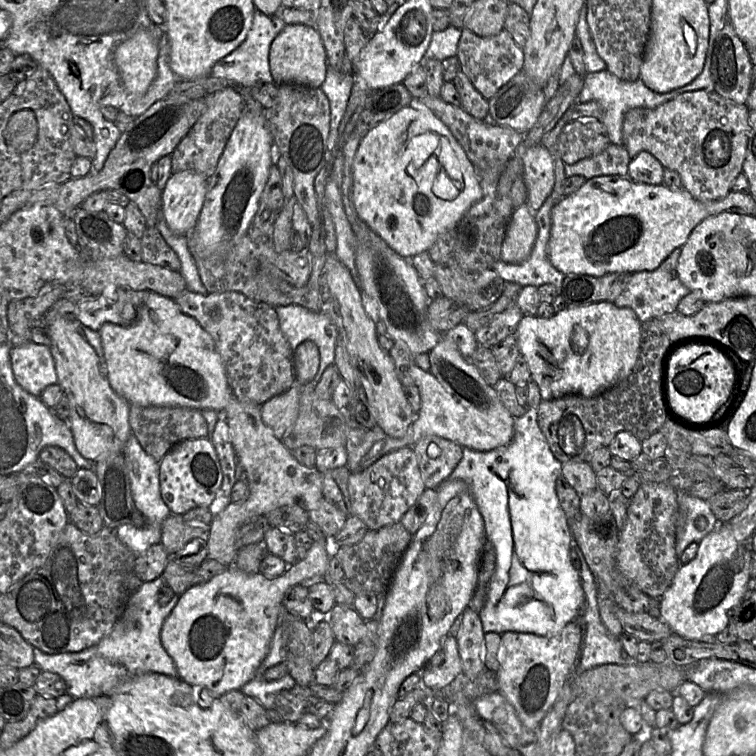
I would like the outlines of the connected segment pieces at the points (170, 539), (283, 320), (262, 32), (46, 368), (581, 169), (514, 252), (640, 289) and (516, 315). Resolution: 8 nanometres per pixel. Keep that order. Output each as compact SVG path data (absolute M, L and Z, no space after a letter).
M170 514L161 524L161 541L170 556L174 556L189 541L200 539L207 541L210 534L210 525L188 525L183 515Z
M290 304L277 306L280 328L294 351L305 341L314 342L320 353L320 364L311 382L320 380L324 371L334 364L338 329L326 311L311 311L304 306Z
M256 8L252 26L245 40L230 54L218 60L210 74L225 78L241 89L250 89L260 83L274 83L269 66L269 50L272 41L286 25L275 14L266 15Z
M28 341L11 346L10 360L16 382L34 396L57 383L55 362L47 345Z
M611 143L598 155L564 167L567 177L579 175L589 180L598 176L628 176L630 156L623 145Z
M527 202L516 208L509 220L501 248L501 260L521 263L527 260L537 238L538 226Z
M676 248L670 256L653 271L632 273L626 289L615 300L618 307L628 307L634 310L641 323L660 318L664 314L677 310L679 302L691 291L679 279L677 272L678 260L682 248Z
M517 303L513 304L491 322L475 331L478 346L492 348L506 337L516 336L519 322L523 316Z

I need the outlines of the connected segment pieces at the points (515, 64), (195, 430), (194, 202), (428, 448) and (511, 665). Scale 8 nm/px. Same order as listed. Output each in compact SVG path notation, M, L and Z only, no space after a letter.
M462 28L456 56L460 62L460 69L487 100L492 98L502 86L523 70L524 65L523 48L515 43L510 33L505 29L494 36L482 37Z
M130 405L129 425L132 435L143 450L157 462L182 441L209 437L208 424L202 410L178 406L139 406Z
M191 170L172 173L162 191L163 219L177 235L190 234L197 225L208 179Z
M428 435L414 446L426 488L436 489L446 481L463 457L463 447L437 435Z
M577 619L577 621L573 620L569 622L560 633L553 635L553 636L541 636L541 635L537 635L533 633L514 632L514 631L507 631L501 635L502 665L500 666L499 670L496 672L498 691L512 705L521 723L529 730L531 731L538 730L540 723L542 722L544 717L548 714L548 712L551 710L551 708L555 704L562 688L567 683L567 681L574 675L574 672L576 670L575 666L579 661L582 641L583 641L583 629L581 628L579 619Z

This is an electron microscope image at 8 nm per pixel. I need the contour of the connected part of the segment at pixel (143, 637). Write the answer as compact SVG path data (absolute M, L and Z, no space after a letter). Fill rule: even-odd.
M162 575L143 582L128 599L128 602L110 632L96 645L80 652L47 654L33 648L34 664L41 671L59 674L67 685L67 693L74 699L111 695L122 683L136 675L159 673L169 677L178 677L173 660L163 648L160 633L165 619L169 616L179 595L164 606L157 600L157 592L167 585Z

